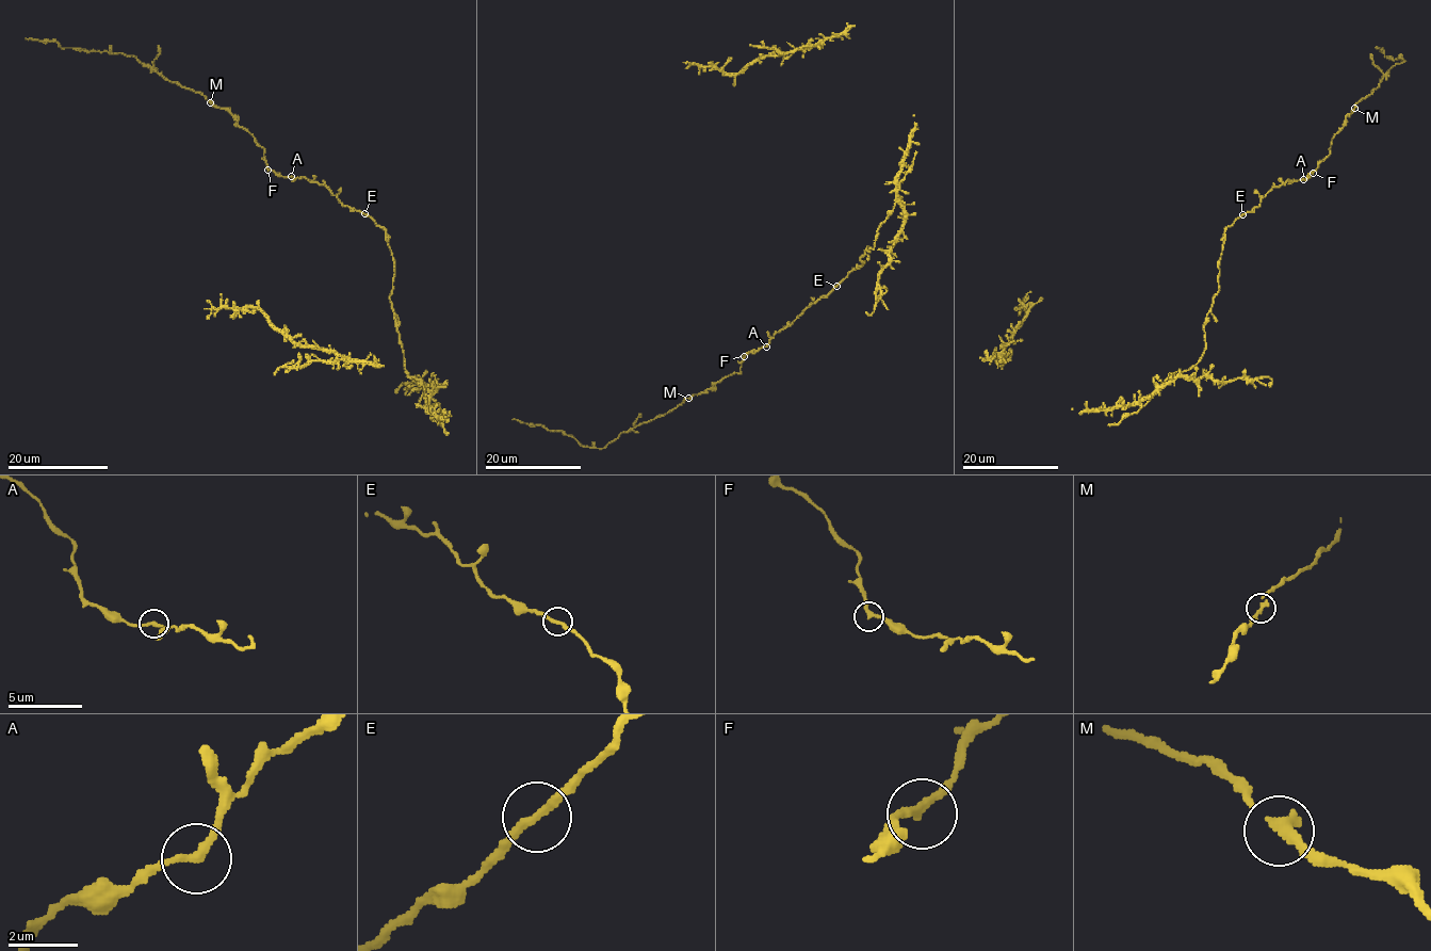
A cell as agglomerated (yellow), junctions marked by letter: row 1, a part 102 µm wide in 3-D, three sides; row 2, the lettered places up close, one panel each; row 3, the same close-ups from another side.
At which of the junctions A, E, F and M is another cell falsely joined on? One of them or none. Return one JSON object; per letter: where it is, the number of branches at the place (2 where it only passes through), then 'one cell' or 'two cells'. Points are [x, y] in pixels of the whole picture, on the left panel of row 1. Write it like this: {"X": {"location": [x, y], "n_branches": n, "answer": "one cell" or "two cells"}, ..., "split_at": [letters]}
{"A": {"location": [291, 176], "n_branches": 2, "answer": "one cell"}, "E": {"location": [364, 213], "n_branches": 2, "answer": "one cell"}, "F": {"location": [267, 170], "n_branches": 2, "answer": "one cell"}, "M": {"location": [210, 102], "n_branches": 2, "answer": "one cell"}, "split_at": []}

